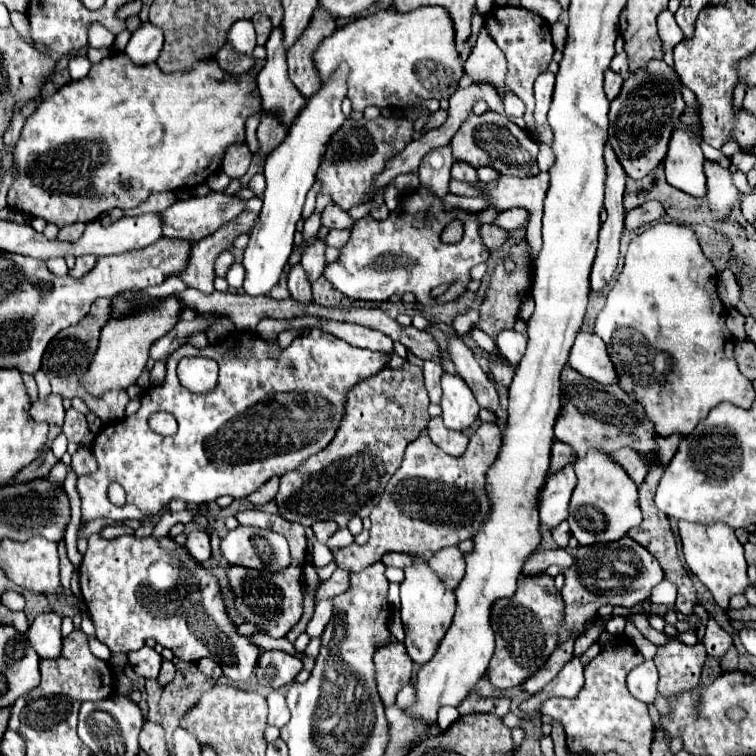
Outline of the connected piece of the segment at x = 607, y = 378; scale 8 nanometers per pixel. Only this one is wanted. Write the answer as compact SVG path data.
M579 333L575 345L569 355L569 365L581 375L595 379L597 383L619 383L619 375L615 375L615 367L611 357L607 355L607 347L603 339L595 333Z

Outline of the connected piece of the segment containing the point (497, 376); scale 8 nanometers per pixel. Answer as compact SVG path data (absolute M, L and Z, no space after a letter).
M489 357L489 359L491 359L489 367L491 367L491 373L493 373L495 383L501 383L501 385L509 387L509 385L511 385L511 381L513 381L515 367L511 367L511 365L507 365L507 363L501 363L501 361L497 361L495 357Z

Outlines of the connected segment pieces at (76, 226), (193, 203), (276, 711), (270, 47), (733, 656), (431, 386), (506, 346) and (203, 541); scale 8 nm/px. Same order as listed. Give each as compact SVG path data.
M73 223L71 227L63 227L63 229L59 231L59 237L57 237L57 239L77 241L77 239L83 235L83 229L85 229L85 223Z
M211 191L207 197L191 197L187 201L175 201L169 209L163 211L163 235L171 239L201 241L203 237L215 233L223 223L235 219L243 211L245 211L243 199L239 199L237 195L215 193L215 191Z
M271 691L267 695L267 703L269 703L269 725L283 727L289 721L289 709L285 703L285 695L279 691Z
M275 27L267 45L267 59L257 75L257 87L263 99L263 111L277 115L285 127L291 127L297 113L303 109L305 99L291 83L283 51L283 27Z
M731 647L731 649L725 653L725 657L721 659L721 669L723 669L723 671L735 671L735 669L737 669L737 649L735 649L735 647Z
M425 361L423 371L425 371L425 387L429 391L429 399L431 399L431 403L439 403L441 401L443 367L437 361Z
M507 329L501 331L497 335L497 349L501 351L501 355L505 359L509 359L513 365L517 365L521 361L521 357L525 355L525 347L527 347L527 337L517 333L515 329Z
M191 531L187 535L187 543L185 547L189 549L189 553L199 561L205 563L211 557L211 543L209 543L209 533L207 531Z

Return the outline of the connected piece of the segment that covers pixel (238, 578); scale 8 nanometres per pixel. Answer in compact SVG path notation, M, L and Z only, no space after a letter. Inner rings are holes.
M291 565L279 573L267 573L245 567L229 567L227 575L233 591L239 595L237 609L247 621L257 623L271 637L285 637L285 633L301 619L303 613L303 587L301 587L301 565Z

